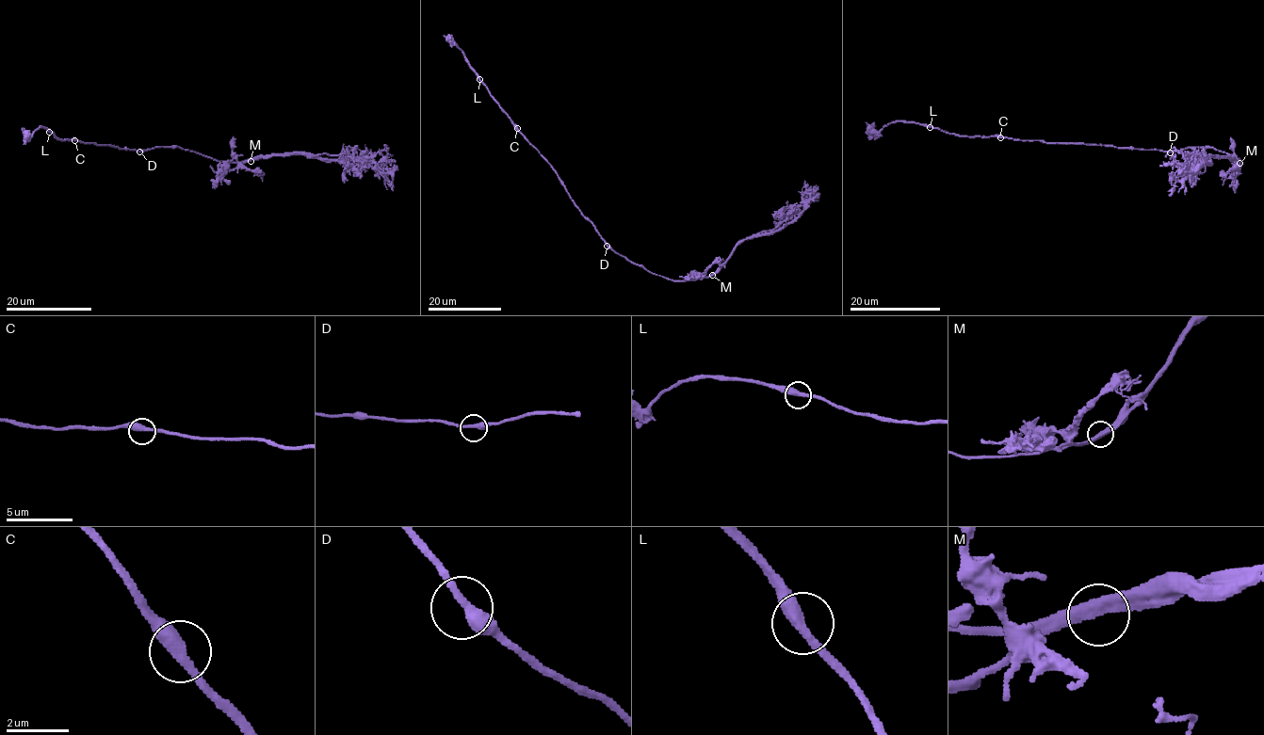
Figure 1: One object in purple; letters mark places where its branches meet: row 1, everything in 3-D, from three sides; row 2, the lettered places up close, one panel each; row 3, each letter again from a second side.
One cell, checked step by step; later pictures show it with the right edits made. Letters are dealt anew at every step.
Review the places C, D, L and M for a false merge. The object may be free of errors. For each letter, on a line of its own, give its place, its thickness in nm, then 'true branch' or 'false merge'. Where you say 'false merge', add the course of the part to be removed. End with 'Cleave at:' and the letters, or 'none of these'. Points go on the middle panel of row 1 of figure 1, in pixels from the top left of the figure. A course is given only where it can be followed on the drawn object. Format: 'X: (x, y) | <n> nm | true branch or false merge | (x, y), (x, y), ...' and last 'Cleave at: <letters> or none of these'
C: (517, 128) | 380 nm | true branch
D: (607, 246) | 340 nm | true branch
L: (479, 79) | 380 nm | true branch
M: (712, 275) | 400 nm | false merge | (712, 275), (737, 245), (760, 232), (771, 231), (799, 206), (805, 194), (802, 191), (805, 184)
Cleave at: M

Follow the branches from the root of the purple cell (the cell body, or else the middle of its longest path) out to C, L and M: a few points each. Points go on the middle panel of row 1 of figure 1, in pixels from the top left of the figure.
C: (607, 245), (575, 203), (556, 171), (517, 128)
L: (607, 245), (575, 203), (556, 171), (513, 123), (479, 79)
M: (607, 245), (651, 272), (673, 280), (692, 280), (712, 275)

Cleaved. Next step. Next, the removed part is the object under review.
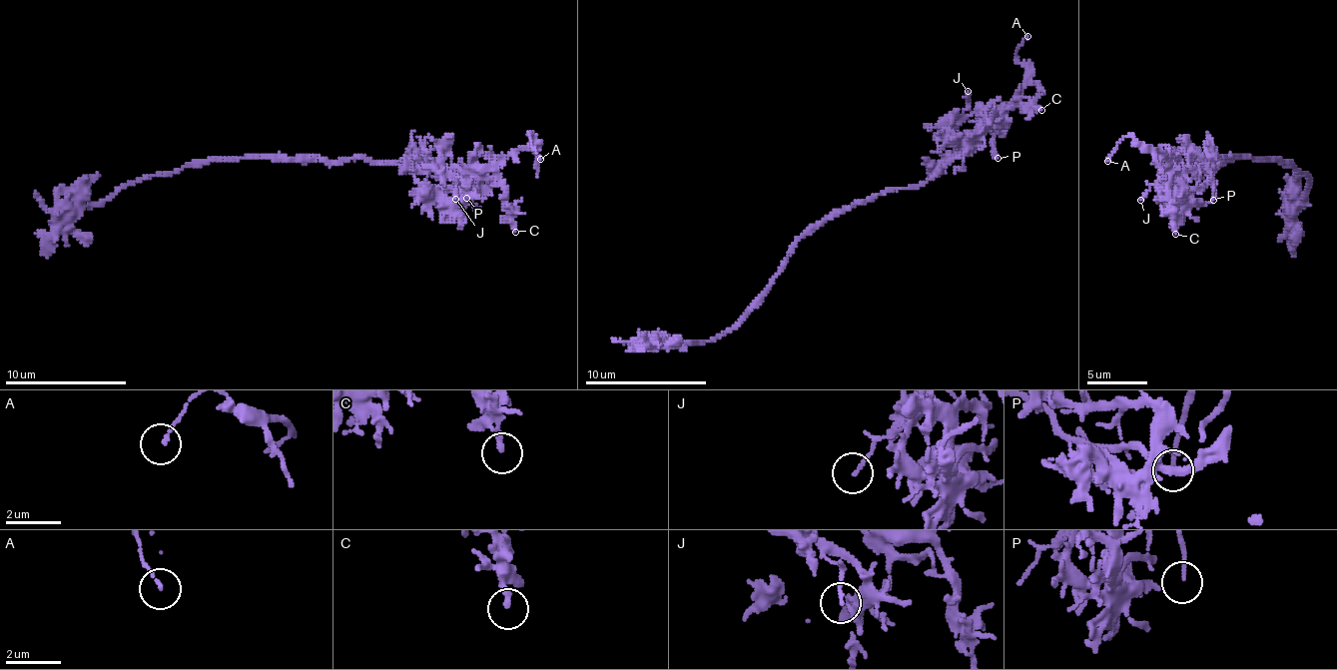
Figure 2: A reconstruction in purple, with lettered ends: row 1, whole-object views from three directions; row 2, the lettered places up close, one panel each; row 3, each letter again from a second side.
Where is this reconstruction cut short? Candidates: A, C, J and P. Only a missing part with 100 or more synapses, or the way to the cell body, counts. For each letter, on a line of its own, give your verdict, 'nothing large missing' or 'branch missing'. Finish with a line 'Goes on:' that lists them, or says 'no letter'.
A: nothing large missing
C: nothing large missing
J: nothing large missing
P: branch missing
Goes on: P

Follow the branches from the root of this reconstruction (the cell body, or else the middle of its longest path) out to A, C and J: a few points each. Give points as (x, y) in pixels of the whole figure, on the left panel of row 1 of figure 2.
A: (302, 158), (494, 168), (520, 147), (534, 144), (531, 135), (532, 150), (540, 159)
C: (302, 158), (364, 158), (395, 161), (403, 167), (469, 168), (504, 189), (504, 207), (515, 232)
J: (302, 158), (395, 161), (421, 183), (447, 186), (459, 195), (464, 186), (458, 180), (455, 199)

